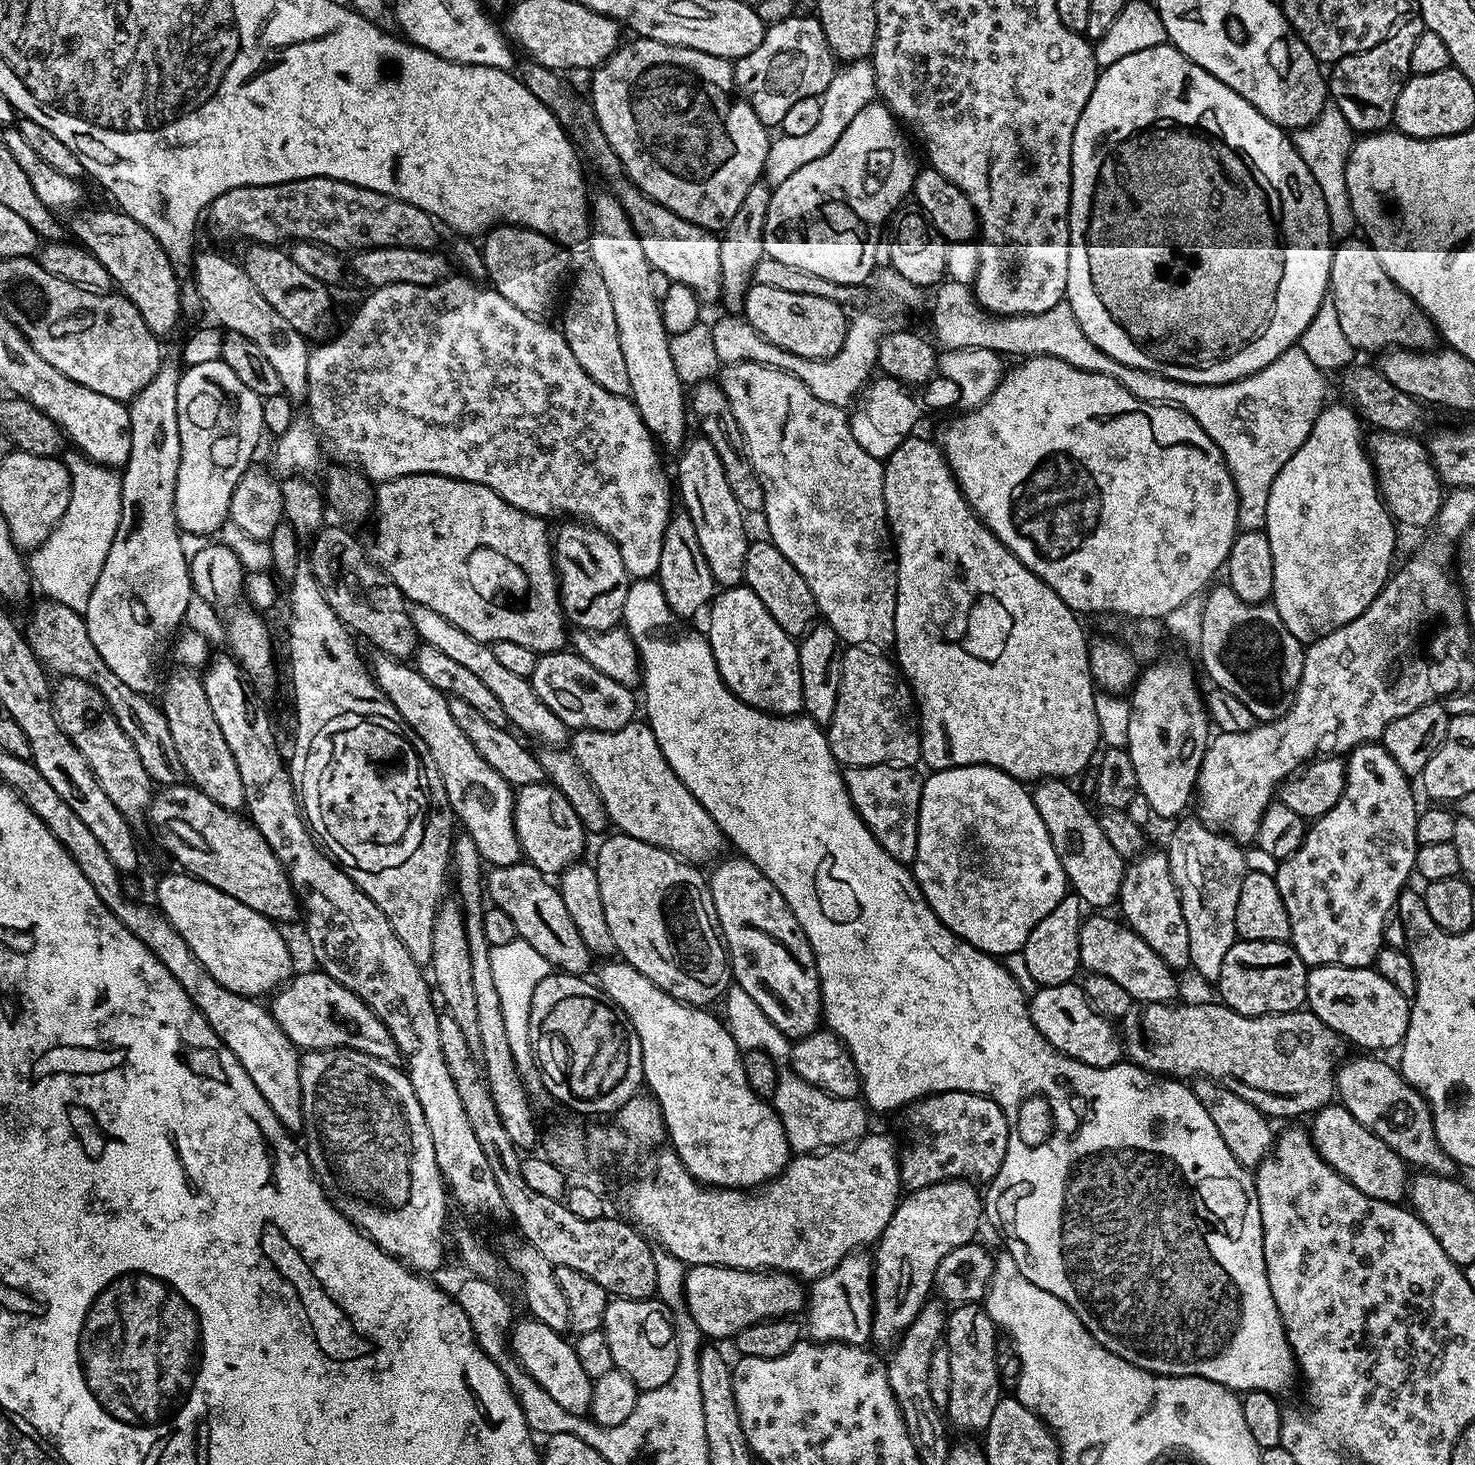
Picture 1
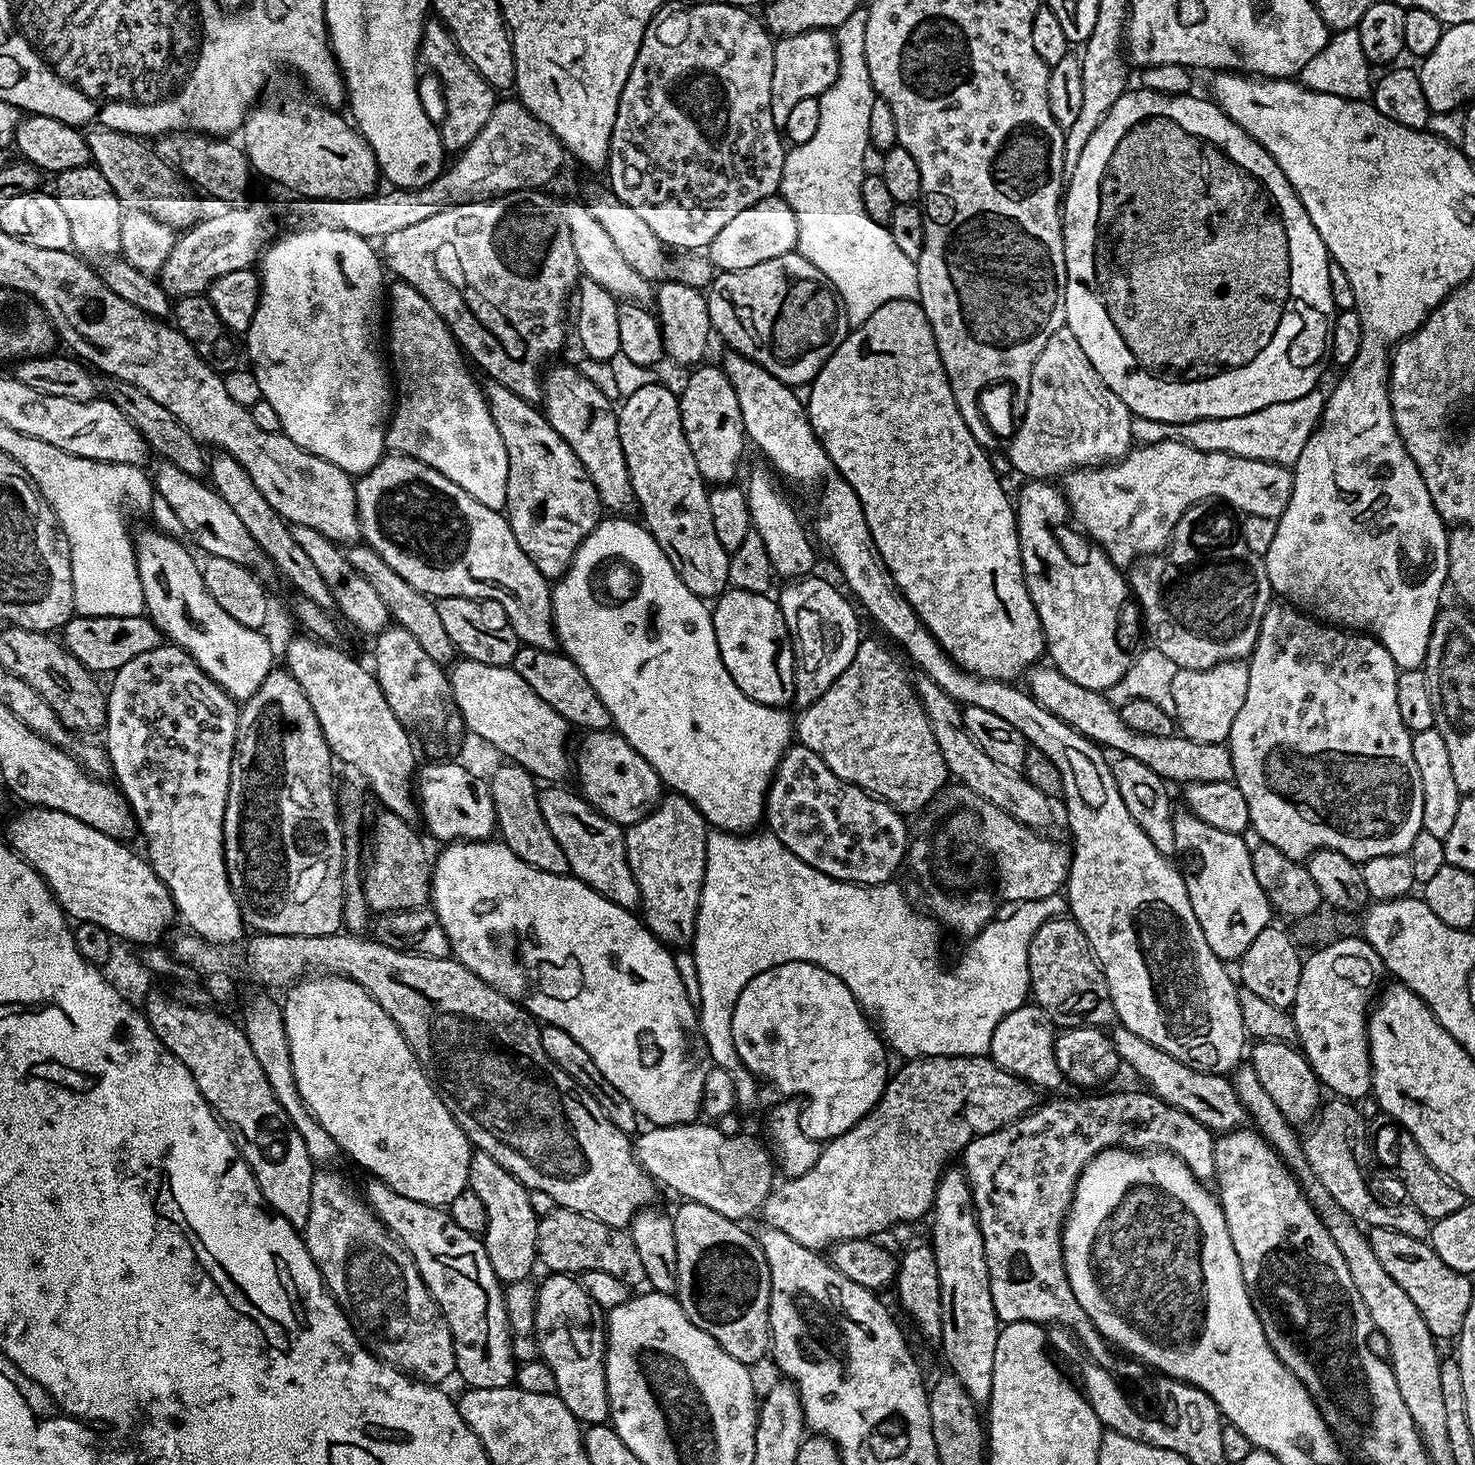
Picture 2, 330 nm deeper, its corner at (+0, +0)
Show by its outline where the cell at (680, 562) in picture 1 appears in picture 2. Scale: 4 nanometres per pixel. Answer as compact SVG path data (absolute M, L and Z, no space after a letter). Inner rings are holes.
M647 382L640 389L634 390L619 405L616 421L618 422L618 438L622 442L622 454L626 458L628 480L632 484L632 495L635 503L640 504L642 523L648 533L662 546L662 554L670 558L670 566L686 582L686 586L701 598L719 597L729 587L728 562L729 553L718 542L718 534L714 534L714 518L710 514L708 501L709 489L702 474L698 474L698 465L694 462L694 454L690 454L690 442L686 442L686 434L682 430L680 402L677 393L663 388L660 384Z

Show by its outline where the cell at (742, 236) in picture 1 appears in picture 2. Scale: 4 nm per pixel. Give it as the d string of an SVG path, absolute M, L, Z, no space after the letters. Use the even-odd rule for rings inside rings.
M815 28L809 32L799 32L793 36L782 36L775 41L774 78L770 82L770 114L774 114L777 128L783 130L790 118L790 110L794 110L802 98L819 98L827 88L836 81L838 74L838 58L840 50L836 46L836 37L831 31Z

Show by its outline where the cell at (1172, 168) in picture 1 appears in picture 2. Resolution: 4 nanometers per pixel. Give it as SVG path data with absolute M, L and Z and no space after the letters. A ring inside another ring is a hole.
M1140 86L1140 87L1137 87L1137 89L1138 89L1138 90L1137 90L1137 92L1132 92L1132 91L1133 91L1133 90L1125 90L1125 91L1124 91L1124 92L1123 92L1123 94L1121 94L1121 96L1120 96L1120 97L1119 97L1119 98L1118 98L1118 102L1114 102L1114 106L1110 106L1110 114L1106 114L1106 118L1102 118L1102 122L1101 122L1101 123L1100 123L1100 125L1099 125L1099 126L1098 126L1098 130L1094 130L1094 134L1090 134L1090 142L1086 142L1086 146L1082 146L1082 154L1078 154L1078 162L1077 162L1077 163L1076 163L1076 165L1075 165L1075 166L1074 166L1074 167L1073 167L1073 168L1072 168L1072 169L1071 169L1071 172L1070 172L1070 175L1069 175L1069 176L1068 176L1068 177L1067 177L1067 180L1066 180L1066 191L1065 191L1065 193L1064 193L1064 195L1063 195L1063 197L1062 197L1062 223L1063 223L1063 226L1064 226L1064 253L1065 253L1065 254L1066 254L1066 274L1067 274L1067 275L1068 275L1068 281L1067 281L1067 282L1066 282L1066 327L1068 327L1068 328L1069 328L1069 329L1070 329L1070 331L1071 331L1071 332L1072 332L1072 333L1073 333L1073 334L1074 334L1074 338L1078 338L1078 342L1079 342L1079 343L1080 343L1080 345L1081 345L1081 346L1082 346L1082 350L1083 350L1083 351L1084 351L1084 352L1085 352L1085 354L1086 354L1086 358L1090 358L1090 366L1094 366L1094 370L1098 370L1098 374L1099 374L1099 375L1100 375L1100 377L1101 377L1101 378L1102 378L1102 382L1103 382L1103 383L1104 383L1104 384L1105 384L1105 385L1106 385L1106 386L1110 386L1110 390L1114 390L1114 394L1118 394L1118 398L1122 398L1122 402L1123 402L1123 403L1124 403L1124 405L1125 405L1125 406L1126 406L1126 407L1128 407L1128 410L1129 410L1129 412L1131 412L1131 413L1132 413L1132 415L1133 415L1133 417L1138 417L1138 416L1141 416L1141 417L1142 417L1142 418L1150 418L1150 419L1151 419L1151 420L1153 420L1153 421L1154 421L1154 422L1166 422L1166 423L1167 423L1167 424L1189 424L1189 423L1190 423L1190 422L1194 422L1194 421L1195 421L1195 420L1205 420L1205 419L1206 419L1206 418L1238 418L1238 417L1239 417L1239 416L1241 416L1241 415L1242 415L1242 414L1250 414L1250 413L1251 413L1251 412L1257 412L1257 411L1258 411L1258 410L1262 410L1262 409L1263 409L1263 408L1265 408L1265 407L1266 407L1266 406L1274 406L1274 405L1275 405L1275 404L1277 404L1277 403L1278 403L1278 402L1290 402L1290 401L1291 401L1291 400L1297 400L1297 399L1298 399L1298 398L1302 398L1302 394L1310 394L1310 390L1314 390L1314 389L1315 389L1315 388L1317 388L1317 387L1318 387L1318 385L1319 385L1319 384L1320 384L1320 383L1321 383L1321 382L1320 382L1320 381L1319 381L1319 380L1320 380L1320 375L1322 375L1322 374L1323 374L1323 372L1324 372L1324 360L1325 360L1325 364L1326 364L1326 357L1327 357L1327 356L1328 356L1328 355L1329 355L1329 352L1330 352L1330 337L1331 337L1331 335L1332 335L1332 321L1333 321L1333 319L1334 319L1334 317L1335 317L1335 315L1336 315L1336 313L1337 313L1337 311L1338 311L1338 309L1337 309L1337 307L1336 307L1336 303L1335 303L1335 302L1333 302L1333 301L1332 301L1332 291L1331 291L1331 290L1330 290L1330 270L1329 270L1329 269L1328 269L1328 266L1329 266L1329 263L1330 263L1330 257L1329 257L1329 254L1328 254L1328 251L1327 251L1327 250L1326 250L1326 246L1325 246L1325 245L1324 245L1324 243L1323 243L1323 242L1322 242L1322 234L1318 234L1318 230L1314 230L1314 222L1310 222L1310 214L1306 214L1306 206L1302 206L1302 202L1301 202L1301 201L1300 201L1300 199L1299 199L1299 198L1298 198L1298 194L1297 194L1297 193L1296 193L1296 191L1295 191L1295 190L1294 190L1294 186L1290 186L1290 182L1289 182L1289 181L1288 181L1288 179L1287 179L1287 178L1286 178L1286 174L1282 174L1282 170L1281 170L1281 169L1280 169L1280 167L1279 167L1279 166L1278 166L1278 162L1274 162L1274 158L1273 158L1273 157L1272 157L1272 156L1271 156L1271 154L1269 154L1269 152L1267 152L1267 151L1266 151L1266 149L1265 149L1265 148L1263 148L1263 147L1262 147L1262 146L1261 146L1261 144L1260 144L1260 143L1258 143L1258 142L1257 142L1257 140L1255 140L1255 138L1253 138L1253 137L1252 137L1252 135L1251 135L1251 134L1250 134L1250 133L1249 133L1249 132L1248 132L1248 131L1246 131L1246 129L1245 129L1245 128L1243 128L1243 127L1242 127L1242 126L1238 126L1238 125L1237 125L1237 124L1235 124L1235 123L1234 123L1234 122L1233 122L1233 120L1232 120L1232 119L1230 119L1230 118L1229 118L1229 117L1228 117L1228 115L1226 115L1226 113L1224 113L1224 111L1223 111L1223 110L1222 110L1222 109L1221 109L1221 108L1219 108L1219 107L1218 107L1218 105L1217 105L1217 104L1216 104L1216 103L1215 103L1215 102L1213 102L1213 101L1212 101L1212 100L1211 100L1211 99L1208 99L1208 98L1205 98L1205 100L1203 100L1203 98L1202 98L1202 97L1200 97L1200 96L1192 96L1192 95L1193 95L1193 94L1181 94L1181 95L1178 95L1178 96L1167 96L1167 94L1165 94L1165 92L1151 92L1151 90L1150 90L1150 89L1149 89L1149 88L1146 88L1146 87L1143 87L1143 86Z

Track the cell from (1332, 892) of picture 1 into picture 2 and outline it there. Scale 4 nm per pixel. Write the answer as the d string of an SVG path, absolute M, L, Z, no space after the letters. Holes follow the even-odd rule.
M1273 602L1262 618L1260 633L1247 665L1246 702L1242 702L1242 710L1238 710L1234 726L1230 726L1226 745L1232 755L1234 783L1238 790L1242 790L1246 806L1250 808L1251 831L1256 831L1263 843L1282 850L1286 858L1301 862L1307 861L1319 848L1346 854L1346 858L1357 862L1367 862L1383 856L1403 857L1407 854L1414 838L1418 838L1422 831L1422 778L1418 778L1418 766L1414 762L1413 733L1402 722L1402 714L1398 714L1398 669L1394 658L1390 658L1379 640L1368 634L1357 634L1325 624L1301 612L1299 608L1293 608L1291 603Z

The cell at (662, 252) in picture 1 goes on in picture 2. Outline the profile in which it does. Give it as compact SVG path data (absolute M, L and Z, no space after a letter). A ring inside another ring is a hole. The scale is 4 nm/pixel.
M729 351L727 355L722 361L722 367L726 378L730 378L730 386L734 386L734 394L738 394L738 410L742 410L745 437L751 443L752 440L756 443L757 450L773 464L771 467L781 477L786 476L794 483L801 484L812 495L812 512L816 515L815 539L823 551L825 548L832 555L832 560L844 579L843 587L851 593L855 603L861 609L864 607L869 618L904 647L903 655L908 655L920 667L919 671L923 675L938 682L938 686L942 686L942 690L946 690L946 694L950 694L950 698L954 698L957 704L982 706L982 710L991 710L998 714L998 718L1010 722L1010 726L1016 727L1018 734L1022 734L1022 738L1031 747L1046 754L1050 762L1058 768L1061 774L1062 799L1064 798L1064 804L1068 807L1068 828L1072 831L1073 840L1071 843L1074 845L1071 849L1072 869L1068 872L1066 885L1068 912L1086 934L1092 954L1104 972L1106 986L1114 1002L1116 1020L1126 1030L1138 1034L1138 1038L1150 1042L1150 1046L1170 1054L1175 1060L1188 1064L1191 1068L1199 1068L1201 1072L1231 1073L1241 1063L1240 1055L1243 1052L1245 1055L1246 1052L1246 1033L1237 981L1233 973L1231 976L1224 969L1227 968L1225 961L1218 959L1214 950L1210 950L1206 934L1202 934L1202 926L1198 926L1198 918L1194 918L1194 906L1190 906L1190 894L1186 890L1183 871L1169 857L1161 854L1158 846L1154 846L1154 842L1146 838L1142 826L1138 826L1138 822L1130 818L1130 810L1126 810L1126 802L1122 802L1122 794L1118 794L1118 782L1114 782L1112 764L1104 757L1107 756L1105 749L1062 722L1062 718L1050 714L1050 710L1042 707L1023 687L1005 680L985 680L983 676L976 676L973 672L959 668L948 657L946 650L942 650L922 618L918 618L914 606L906 602L886 562L882 562L882 554L878 554L878 546L874 546L870 526L866 526L862 502L858 502L858 494L854 494L850 485L841 478L834 462L830 462L819 436L808 420L805 401L796 397L793 385L783 384L778 378L774 378L774 374L770 374L770 370L758 366L750 358L739 356L733 351Z

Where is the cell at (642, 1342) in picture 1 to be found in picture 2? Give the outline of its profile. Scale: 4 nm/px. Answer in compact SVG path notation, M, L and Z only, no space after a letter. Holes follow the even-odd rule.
M548 1274L545 1275L544 1281L539 1281L536 1289L536 1341L540 1347L539 1359L545 1360L550 1366L550 1370L554 1370L554 1382L556 1383L555 1395L559 1396L562 1402L566 1402L566 1410L570 1410L570 1414L574 1414L574 1418L579 1420L581 1425L591 1426L593 1424L603 1424L609 1419L608 1411L608 1387L606 1386L606 1374L604 1373L604 1353L606 1351L606 1316L598 1305L594 1302L594 1298L590 1298L590 1294L584 1288L583 1283L575 1275L572 1274Z

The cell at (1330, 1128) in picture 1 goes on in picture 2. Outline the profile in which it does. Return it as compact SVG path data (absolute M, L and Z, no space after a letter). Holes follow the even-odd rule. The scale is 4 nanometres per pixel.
M1261 1040L1253 1043L1250 1048L1250 1062L1254 1066L1254 1074L1258 1074L1258 1082L1262 1082L1262 1087L1266 1089L1266 1094L1270 1094L1274 1106L1282 1110L1282 1114L1293 1126L1304 1123L1307 1125L1321 1107L1322 1085L1316 1079L1303 1051L1296 1046L1291 1048L1292 1046L1291 1043L1279 1040Z

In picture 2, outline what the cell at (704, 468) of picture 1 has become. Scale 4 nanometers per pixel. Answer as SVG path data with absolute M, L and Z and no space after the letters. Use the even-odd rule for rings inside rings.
M705 363L697 367L696 372L684 384L684 393L679 393L680 417L682 430L686 434L686 442L690 442L690 454L694 454L694 462L698 465L698 474L709 485L733 483L740 468L740 459L744 456L744 423L742 410L738 410L738 394L734 394L734 386L730 386L730 378L726 378L723 367Z

